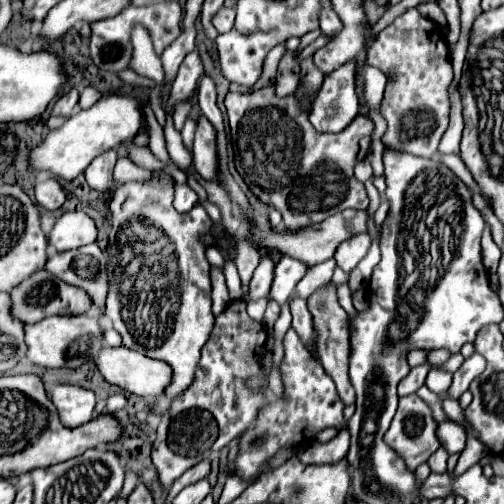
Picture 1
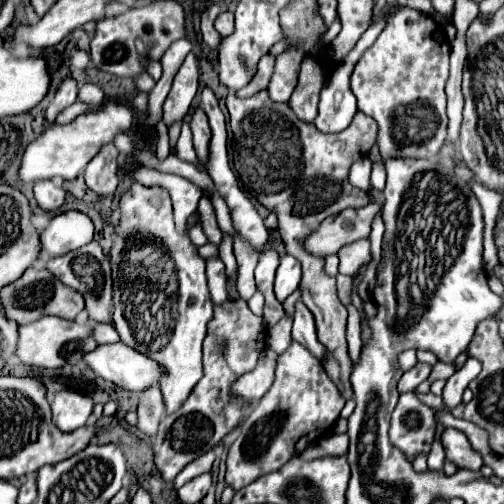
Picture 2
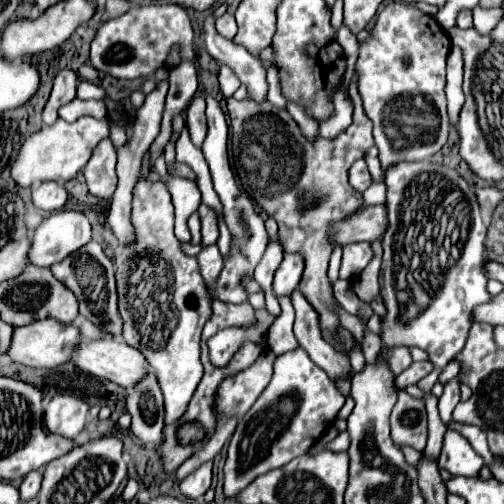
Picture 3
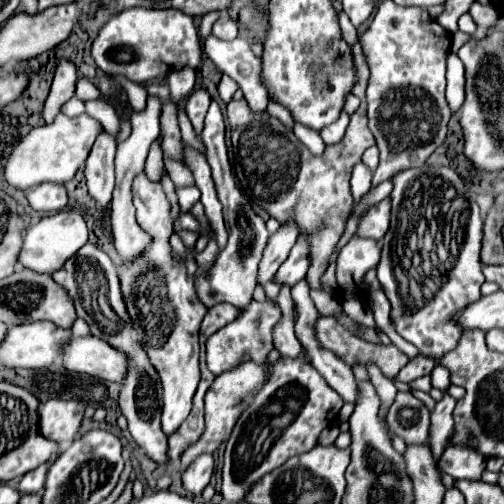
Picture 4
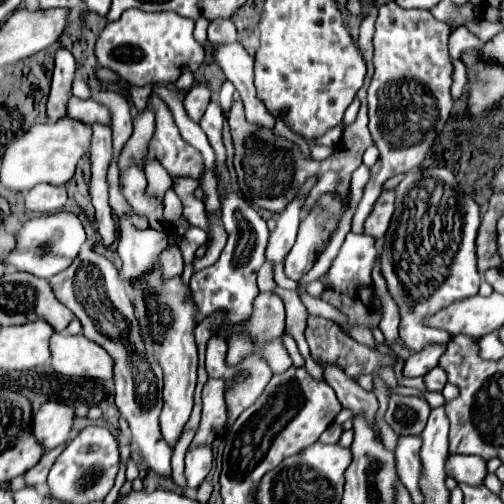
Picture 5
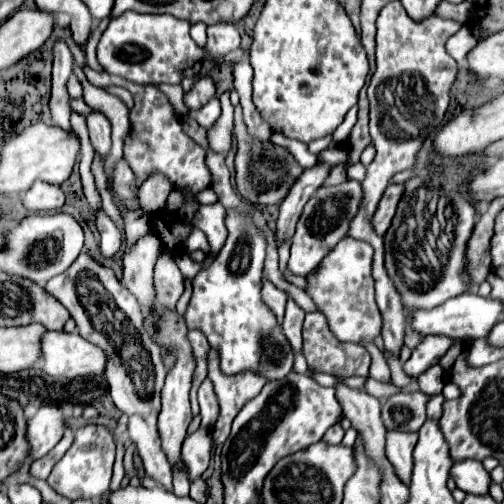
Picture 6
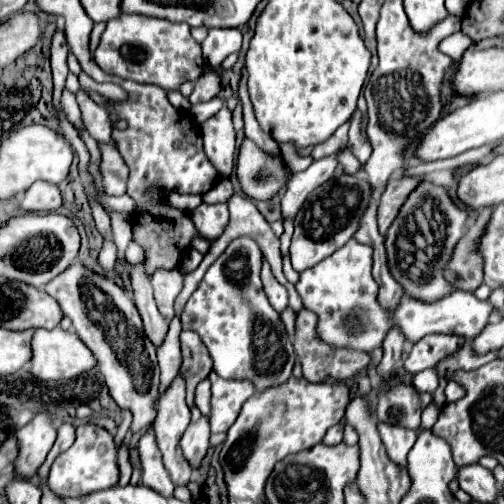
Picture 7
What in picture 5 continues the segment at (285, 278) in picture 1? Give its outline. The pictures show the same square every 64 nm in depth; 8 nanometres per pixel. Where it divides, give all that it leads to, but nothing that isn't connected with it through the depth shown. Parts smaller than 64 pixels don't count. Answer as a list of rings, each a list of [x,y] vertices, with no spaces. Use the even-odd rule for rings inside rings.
[[[326,196],[308,216],[302,218],[296,244],[284,262],[284,272],[288,278],[298,282],[314,266],[322,242],[334,234],[338,220],[346,208],[348,204],[340,204],[340,200]]]

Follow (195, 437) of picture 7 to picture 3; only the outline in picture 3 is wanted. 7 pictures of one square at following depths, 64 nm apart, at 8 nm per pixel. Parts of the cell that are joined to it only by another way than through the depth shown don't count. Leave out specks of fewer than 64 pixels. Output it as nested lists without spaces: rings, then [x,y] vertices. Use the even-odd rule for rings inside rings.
[[[206,462],[180,482],[180,492],[188,500],[202,500],[210,484],[212,484],[212,462]]]

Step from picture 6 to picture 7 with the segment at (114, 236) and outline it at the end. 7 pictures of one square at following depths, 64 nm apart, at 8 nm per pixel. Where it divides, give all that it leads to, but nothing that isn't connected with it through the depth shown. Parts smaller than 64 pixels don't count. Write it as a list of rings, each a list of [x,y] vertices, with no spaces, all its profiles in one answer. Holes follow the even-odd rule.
[[[106,240],[104,246],[102,246],[102,250],[100,250],[100,256],[98,256],[100,266],[104,270],[112,270],[114,262],[116,262],[116,256],[118,256],[118,248],[116,248],[114,240]]]

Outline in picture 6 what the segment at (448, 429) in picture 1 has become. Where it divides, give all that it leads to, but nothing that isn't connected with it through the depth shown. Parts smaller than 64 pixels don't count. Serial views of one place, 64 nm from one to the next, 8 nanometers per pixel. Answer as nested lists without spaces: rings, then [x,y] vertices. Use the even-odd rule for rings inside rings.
[[[462,460],[454,462],[450,468],[450,476],[454,478],[456,486],[464,492],[472,494],[486,494],[490,486],[490,474],[482,466],[480,460]]]

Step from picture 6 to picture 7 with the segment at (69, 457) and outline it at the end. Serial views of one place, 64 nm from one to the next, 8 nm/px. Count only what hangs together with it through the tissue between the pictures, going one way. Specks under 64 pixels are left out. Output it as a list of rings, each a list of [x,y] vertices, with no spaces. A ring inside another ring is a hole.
[[[82,424],[76,428],[76,442],[62,452],[50,468],[48,486],[60,498],[68,496],[86,496],[100,492],[118,482],[118,464],[116,464],[116,446],[112,434],[96,424]]]

